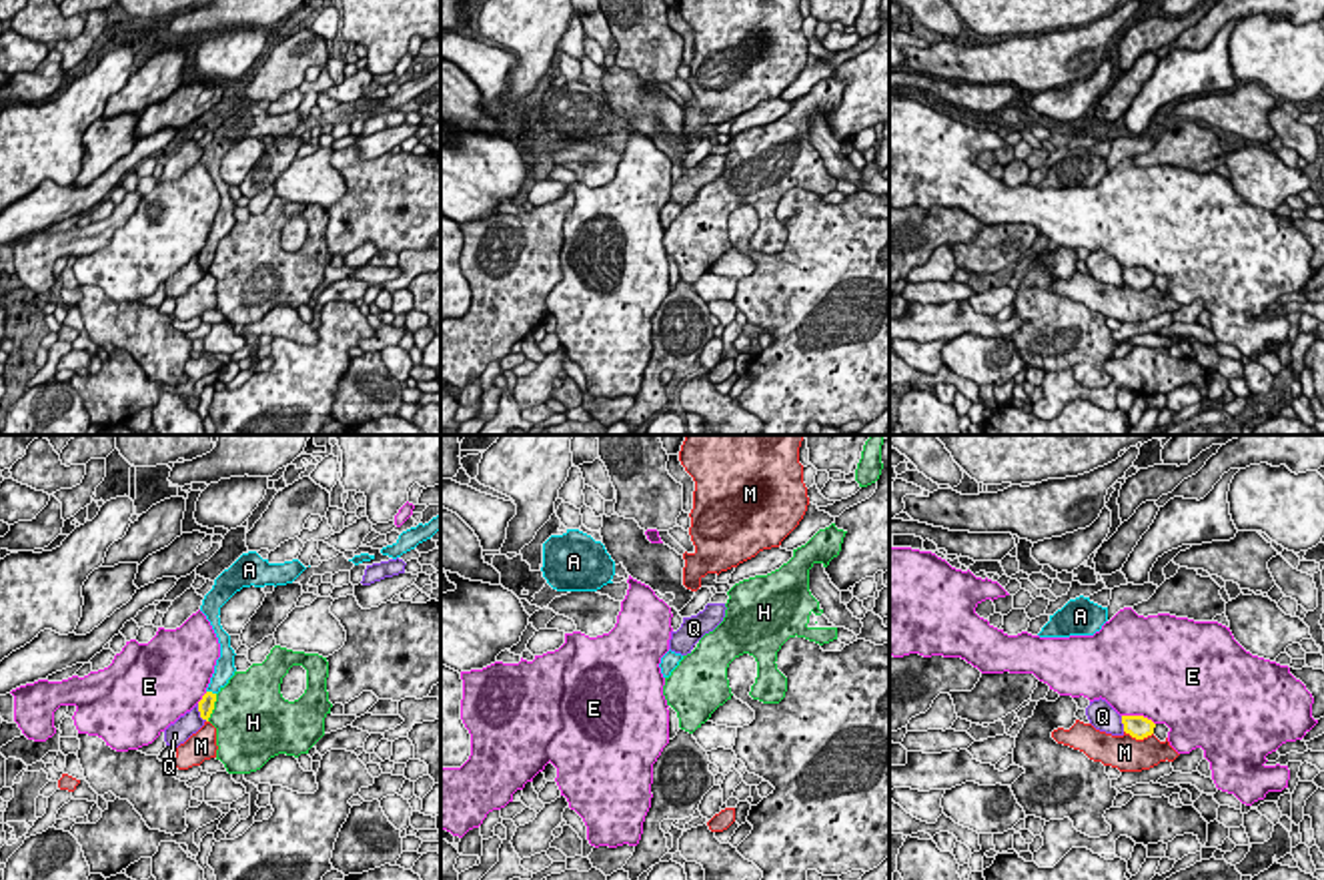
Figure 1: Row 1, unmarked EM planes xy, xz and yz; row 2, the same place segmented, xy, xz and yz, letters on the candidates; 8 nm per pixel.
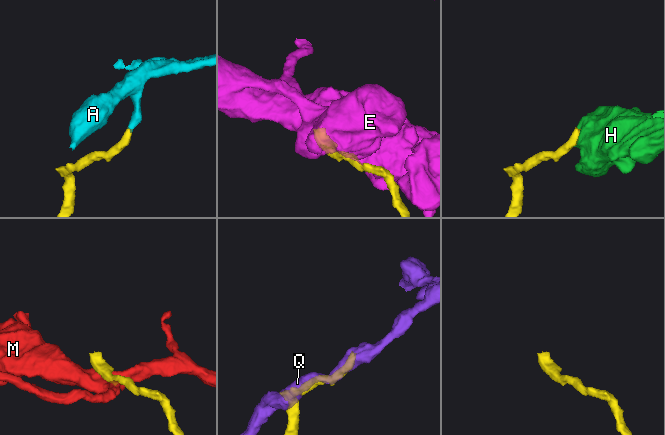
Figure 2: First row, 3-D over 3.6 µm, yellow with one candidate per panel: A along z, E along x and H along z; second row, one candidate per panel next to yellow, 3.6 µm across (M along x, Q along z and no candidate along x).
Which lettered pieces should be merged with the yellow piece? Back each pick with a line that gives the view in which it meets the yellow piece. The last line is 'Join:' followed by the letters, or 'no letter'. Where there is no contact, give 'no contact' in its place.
A: meets yellow in xy
Join: A

